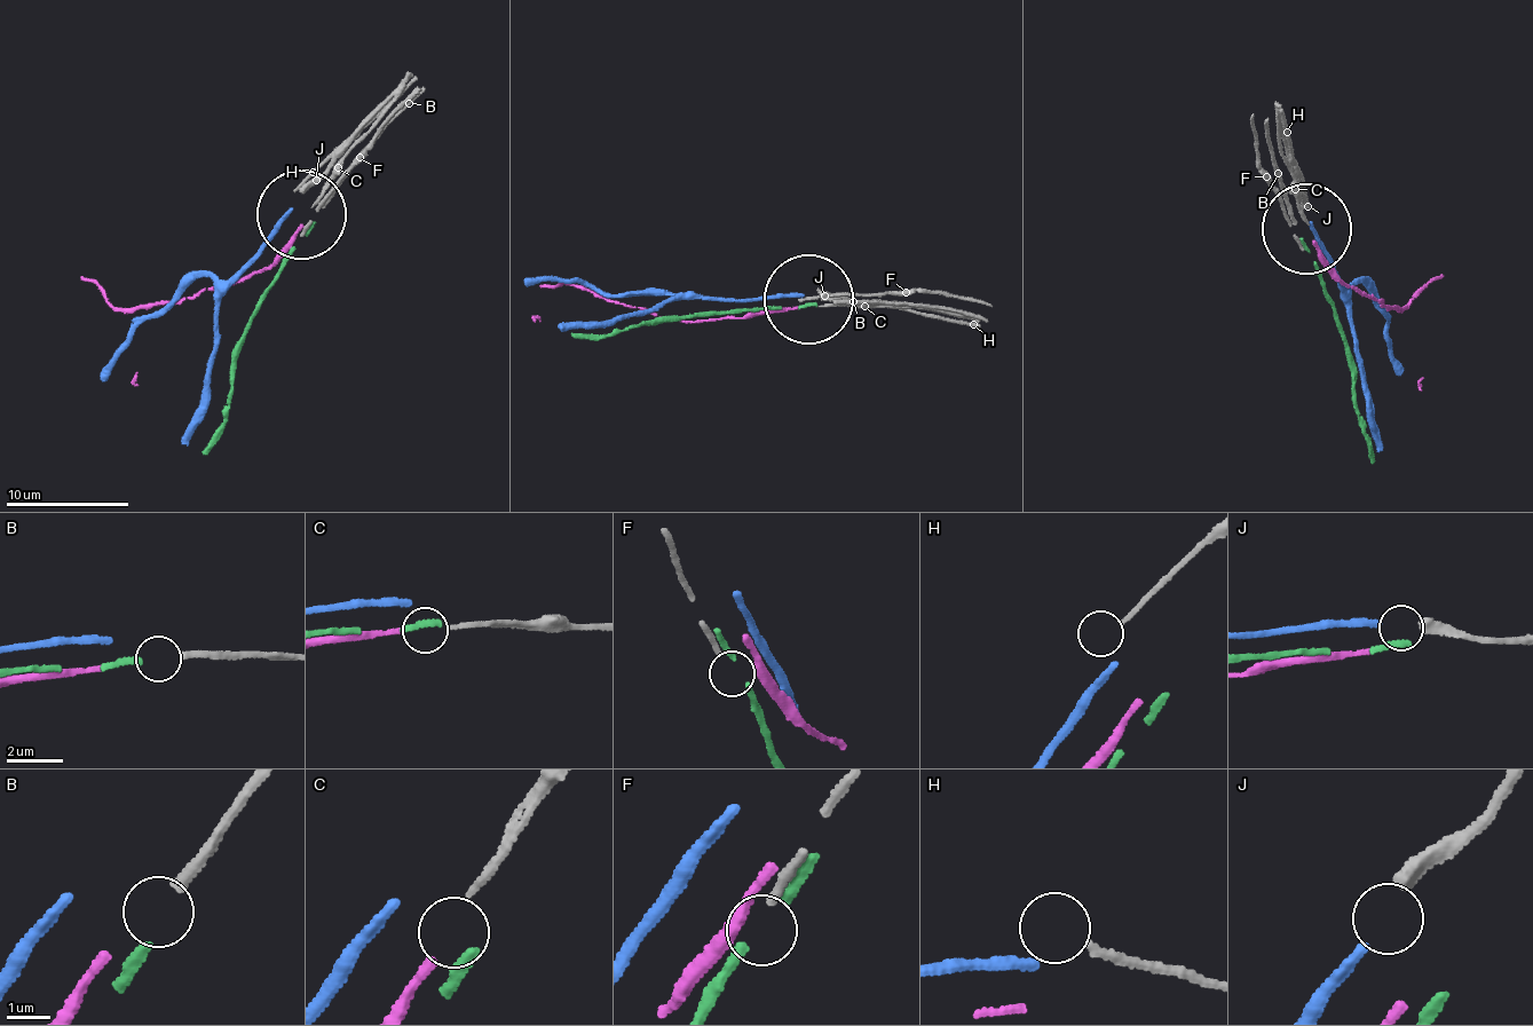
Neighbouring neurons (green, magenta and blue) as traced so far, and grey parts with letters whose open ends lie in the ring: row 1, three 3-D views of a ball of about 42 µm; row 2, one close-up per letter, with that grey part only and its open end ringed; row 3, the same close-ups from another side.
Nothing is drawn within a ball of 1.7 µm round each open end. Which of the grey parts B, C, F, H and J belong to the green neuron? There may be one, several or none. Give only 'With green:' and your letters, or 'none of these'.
With green: B

